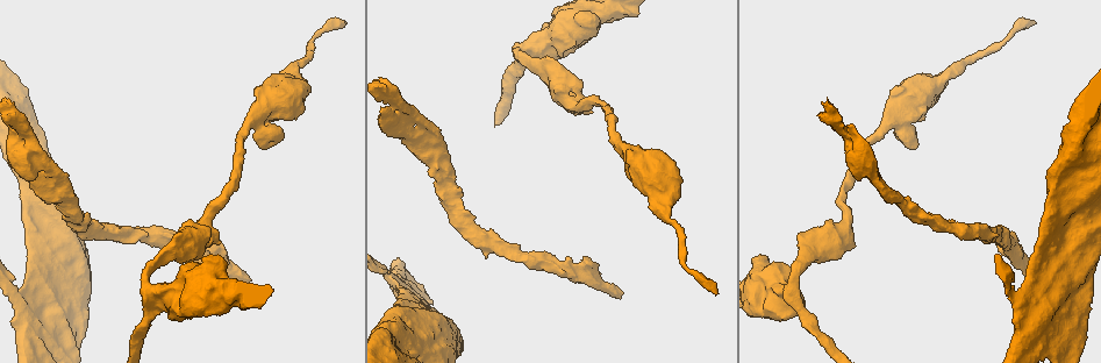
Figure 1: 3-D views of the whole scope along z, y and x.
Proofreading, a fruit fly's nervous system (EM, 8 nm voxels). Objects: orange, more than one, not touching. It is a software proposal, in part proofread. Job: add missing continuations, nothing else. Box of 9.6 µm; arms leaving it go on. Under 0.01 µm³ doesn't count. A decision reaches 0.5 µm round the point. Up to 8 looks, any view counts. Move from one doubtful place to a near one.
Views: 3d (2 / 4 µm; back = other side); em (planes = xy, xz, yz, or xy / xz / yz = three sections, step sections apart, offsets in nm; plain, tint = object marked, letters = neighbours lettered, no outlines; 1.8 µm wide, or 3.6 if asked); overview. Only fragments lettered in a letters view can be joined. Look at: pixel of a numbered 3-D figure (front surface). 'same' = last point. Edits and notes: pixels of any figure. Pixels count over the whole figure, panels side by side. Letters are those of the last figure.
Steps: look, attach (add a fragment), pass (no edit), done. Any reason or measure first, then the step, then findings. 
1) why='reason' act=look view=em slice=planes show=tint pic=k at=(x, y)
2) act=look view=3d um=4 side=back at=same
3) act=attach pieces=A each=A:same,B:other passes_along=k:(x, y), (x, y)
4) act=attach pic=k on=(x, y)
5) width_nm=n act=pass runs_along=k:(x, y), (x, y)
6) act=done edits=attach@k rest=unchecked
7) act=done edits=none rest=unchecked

why='looks like a crossing' act=look view=em slice=xz step=4 show=letters pic=1 at=(34, 164)

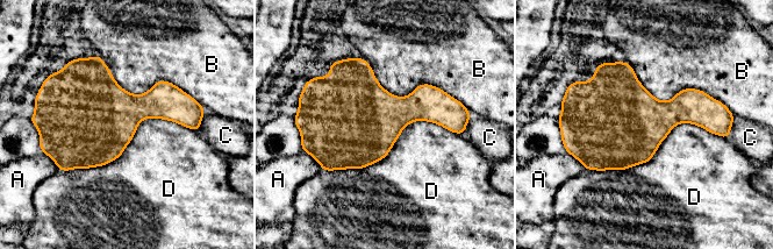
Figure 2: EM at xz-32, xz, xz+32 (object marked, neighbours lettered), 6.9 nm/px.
act=pass each=A:other,B:other,C:other,D:other border=2:(195, 130), (59, 171) found='no lettered fragment goes on from it'

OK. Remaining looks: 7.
why='touches itself' act=look view=em slice=planes show=tint pic=1 at=(1040, 248)

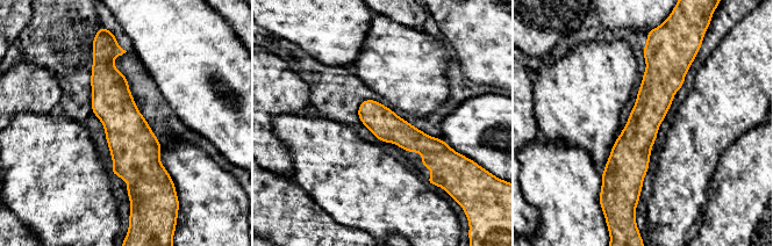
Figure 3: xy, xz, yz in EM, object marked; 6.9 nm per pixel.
act=look view=em slice=planes show=letters at=same

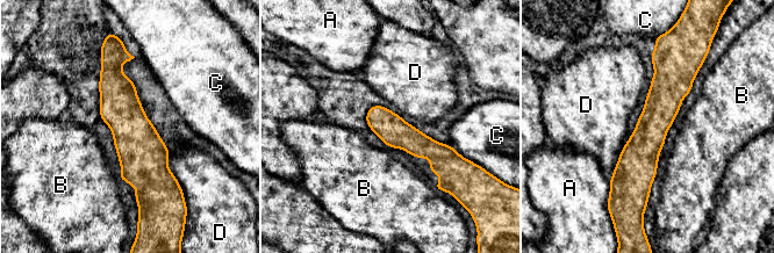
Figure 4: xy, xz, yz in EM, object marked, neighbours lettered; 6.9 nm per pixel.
act=pass each=A:other,B:other,C:other,D:other border=4:(169, 152), (167, 167), (181, 189) found='no lettered fragment goes on from it'

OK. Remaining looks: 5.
why='sudden change in width' act=look view=3d um=4 pic=1 at=(572, 106)

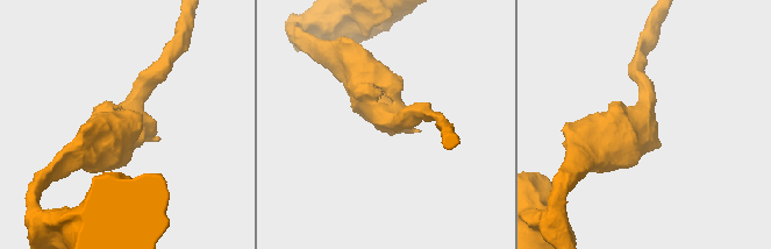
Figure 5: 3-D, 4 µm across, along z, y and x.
act=look view=em um=3.6 slice=xy step=16 show=tint pic=5 at=(645, 125)

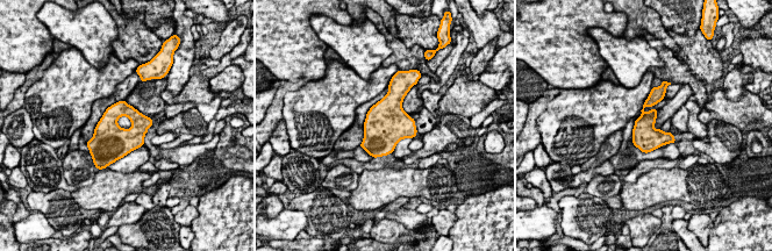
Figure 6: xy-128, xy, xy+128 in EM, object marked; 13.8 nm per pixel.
act=look view=em um=3.6 slice=planes show=letters at=same

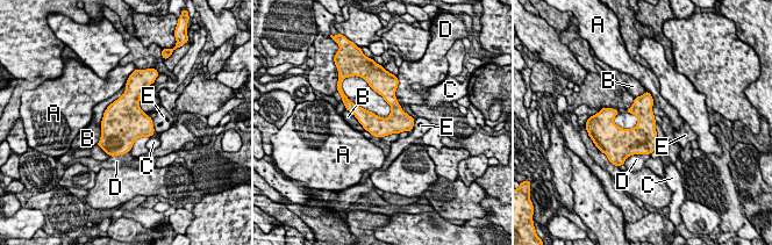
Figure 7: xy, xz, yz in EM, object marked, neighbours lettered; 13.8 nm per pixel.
width_nm=280 longest_contact=B:950nm act=pass each=A:other,B:other,C:other,D:other,E:other found='no lettered fragment goes on from it'

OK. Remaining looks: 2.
act=done edits=none rest=unchecked

